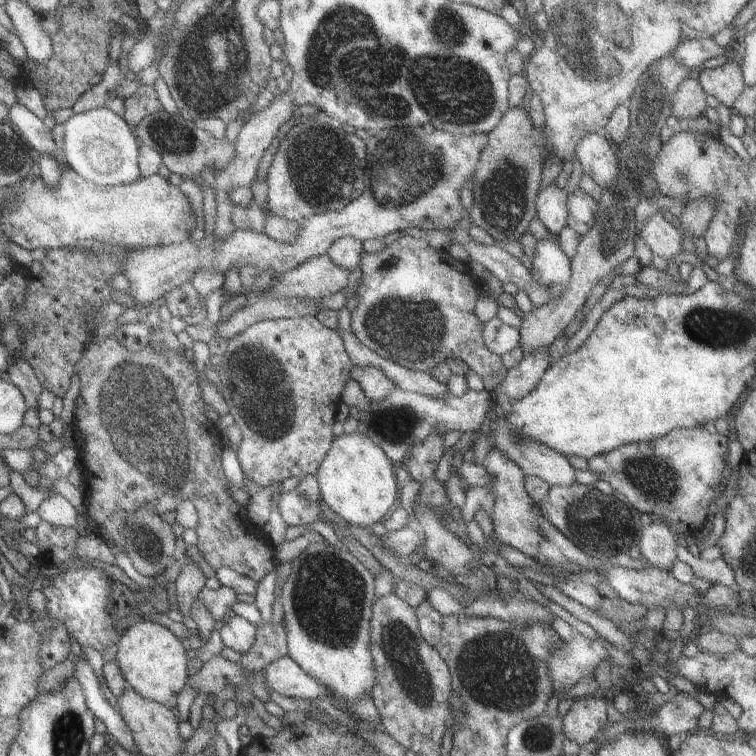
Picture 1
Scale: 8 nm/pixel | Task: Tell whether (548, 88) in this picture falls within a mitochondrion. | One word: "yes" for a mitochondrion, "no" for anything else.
no

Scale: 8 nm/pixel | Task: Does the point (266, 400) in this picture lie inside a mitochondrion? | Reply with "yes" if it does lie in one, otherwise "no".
yes

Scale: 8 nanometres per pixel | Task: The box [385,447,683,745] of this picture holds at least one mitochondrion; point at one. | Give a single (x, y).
(495, 669)

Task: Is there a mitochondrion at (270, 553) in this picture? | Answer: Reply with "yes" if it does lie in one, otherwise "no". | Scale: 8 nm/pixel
no

